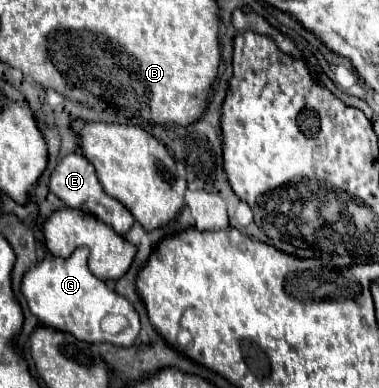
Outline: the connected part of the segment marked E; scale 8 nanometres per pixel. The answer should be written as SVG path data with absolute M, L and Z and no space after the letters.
M77 152L69 154L69 156L63 156L57 164L57 168L51 172L49 176L49 190L59 196L69 208L75 208L75 210L81 210L81 212L87 212L99 220L103 220L107 226L111 226L117 234L125 236L127 230L131 230L131 226L135 224L135 218L133 214L121 204L117 202L115 198L107 196L97 180L97 174L93 170L93 166Z

